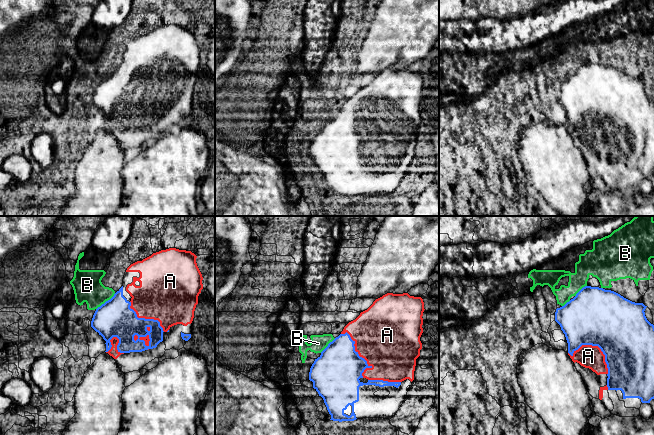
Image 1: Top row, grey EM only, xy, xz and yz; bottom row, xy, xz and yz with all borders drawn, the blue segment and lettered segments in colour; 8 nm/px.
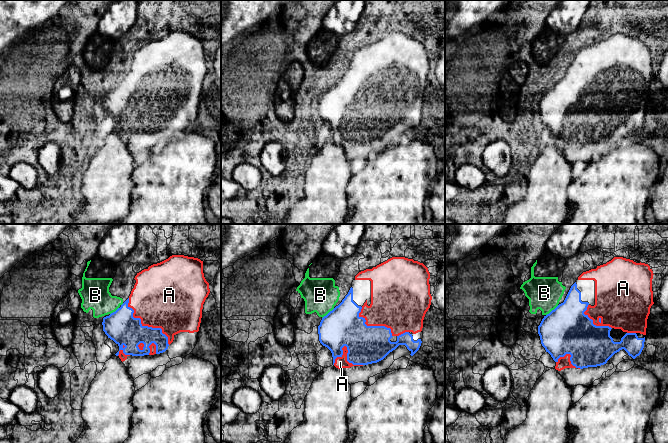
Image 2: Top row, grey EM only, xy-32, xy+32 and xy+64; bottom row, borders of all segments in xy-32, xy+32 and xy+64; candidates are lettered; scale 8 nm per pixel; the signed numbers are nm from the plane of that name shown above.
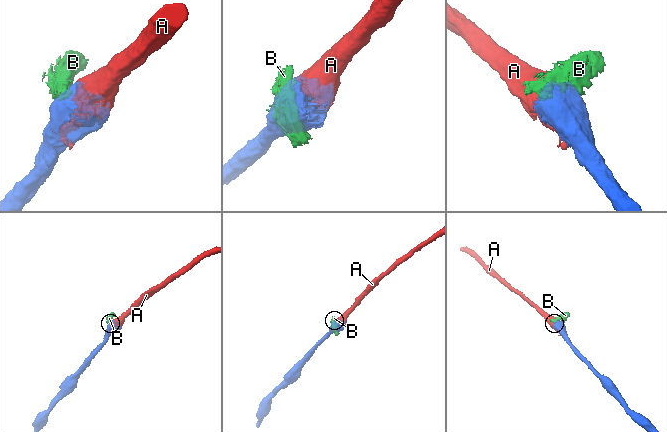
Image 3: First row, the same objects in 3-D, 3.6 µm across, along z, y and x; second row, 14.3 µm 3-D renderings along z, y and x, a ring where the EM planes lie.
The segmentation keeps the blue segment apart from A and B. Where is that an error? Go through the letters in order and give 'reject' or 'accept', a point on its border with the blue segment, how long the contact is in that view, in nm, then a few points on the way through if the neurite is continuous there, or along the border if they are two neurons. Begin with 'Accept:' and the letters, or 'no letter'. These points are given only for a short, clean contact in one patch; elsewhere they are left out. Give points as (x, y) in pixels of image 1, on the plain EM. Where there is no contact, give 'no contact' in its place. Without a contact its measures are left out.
Accept: A
A: accept | xz (357, 129) | 400 nm
B: reject | xy (106, 77) | 200 nm | along xy (115, 69), (96, 85)

